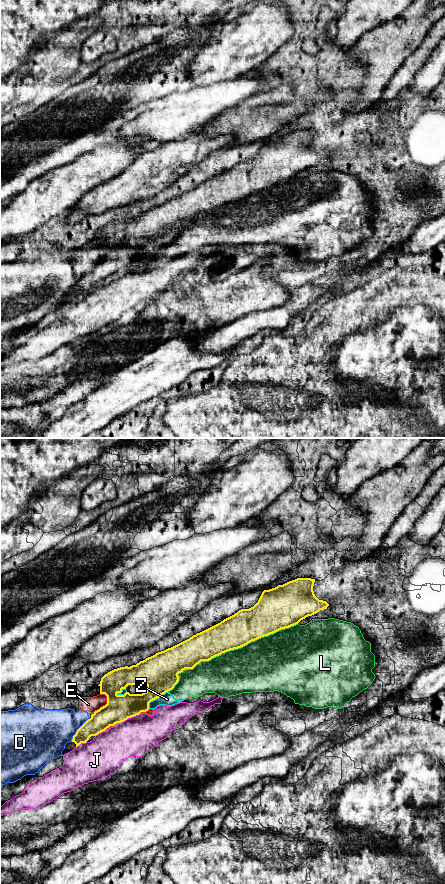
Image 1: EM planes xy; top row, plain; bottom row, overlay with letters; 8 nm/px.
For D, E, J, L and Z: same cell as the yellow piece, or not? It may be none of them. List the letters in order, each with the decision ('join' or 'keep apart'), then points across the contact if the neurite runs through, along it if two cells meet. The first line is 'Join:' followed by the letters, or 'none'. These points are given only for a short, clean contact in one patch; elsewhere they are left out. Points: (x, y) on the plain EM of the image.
Join: none
D: keep apart
E: keep apart
J: keep apart
L: keep apart
Z: keep apart

